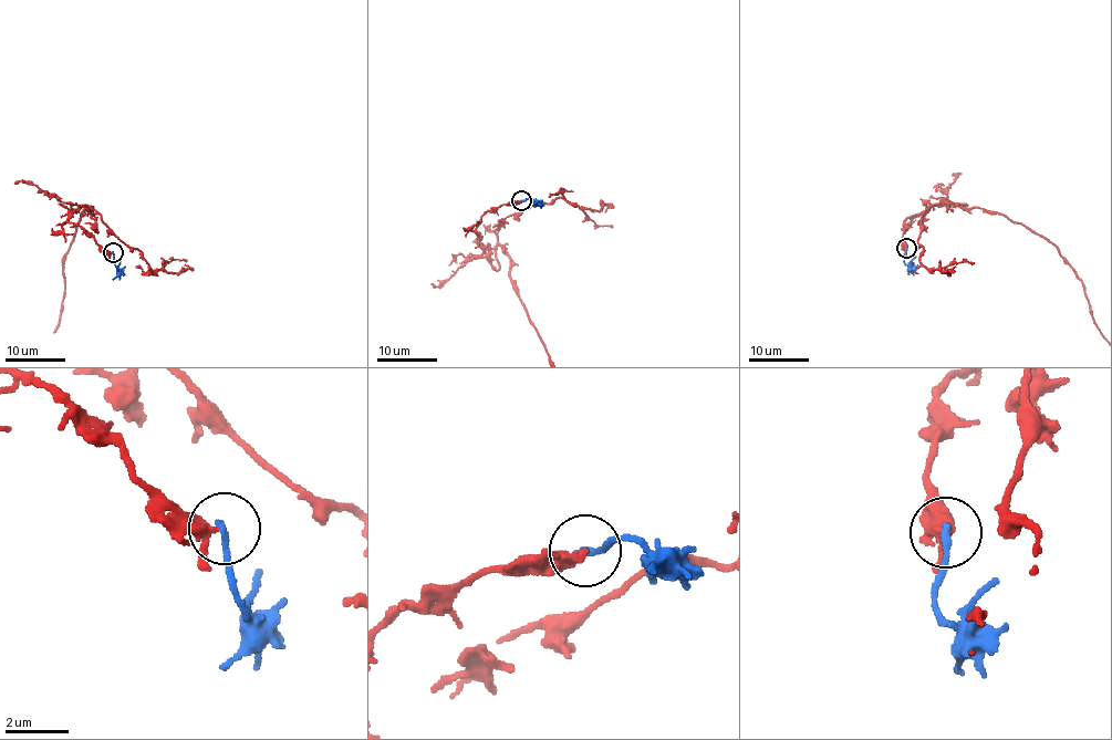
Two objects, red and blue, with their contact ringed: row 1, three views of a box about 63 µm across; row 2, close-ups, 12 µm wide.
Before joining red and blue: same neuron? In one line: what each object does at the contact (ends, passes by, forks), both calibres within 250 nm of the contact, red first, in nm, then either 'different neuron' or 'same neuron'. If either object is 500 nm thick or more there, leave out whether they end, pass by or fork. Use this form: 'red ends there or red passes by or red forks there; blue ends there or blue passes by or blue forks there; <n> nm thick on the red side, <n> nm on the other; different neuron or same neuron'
red passes by; blue ends there; 240 nm thick on the red side, 200 nm on the other; different neuron

